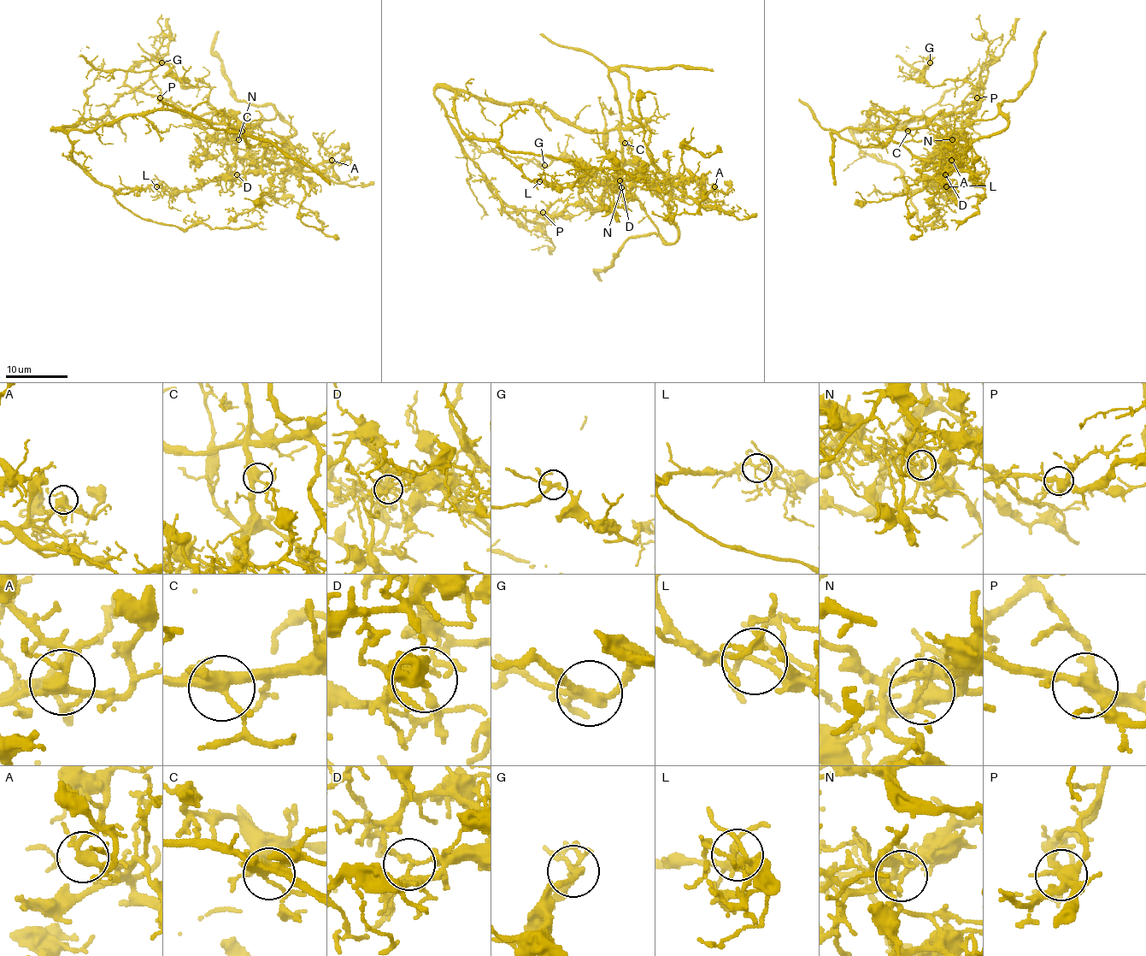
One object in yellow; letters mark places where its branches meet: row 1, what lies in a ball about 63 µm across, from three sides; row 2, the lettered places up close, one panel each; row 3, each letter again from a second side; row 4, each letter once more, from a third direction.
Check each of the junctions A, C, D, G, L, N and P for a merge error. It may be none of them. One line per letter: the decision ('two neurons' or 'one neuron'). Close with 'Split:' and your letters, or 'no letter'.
A: one neuron
C: one neuron
D: one neuron
G: two neurons
L: two neurons
N: two neurons
P: two neurons
Split: G, L, N, P

